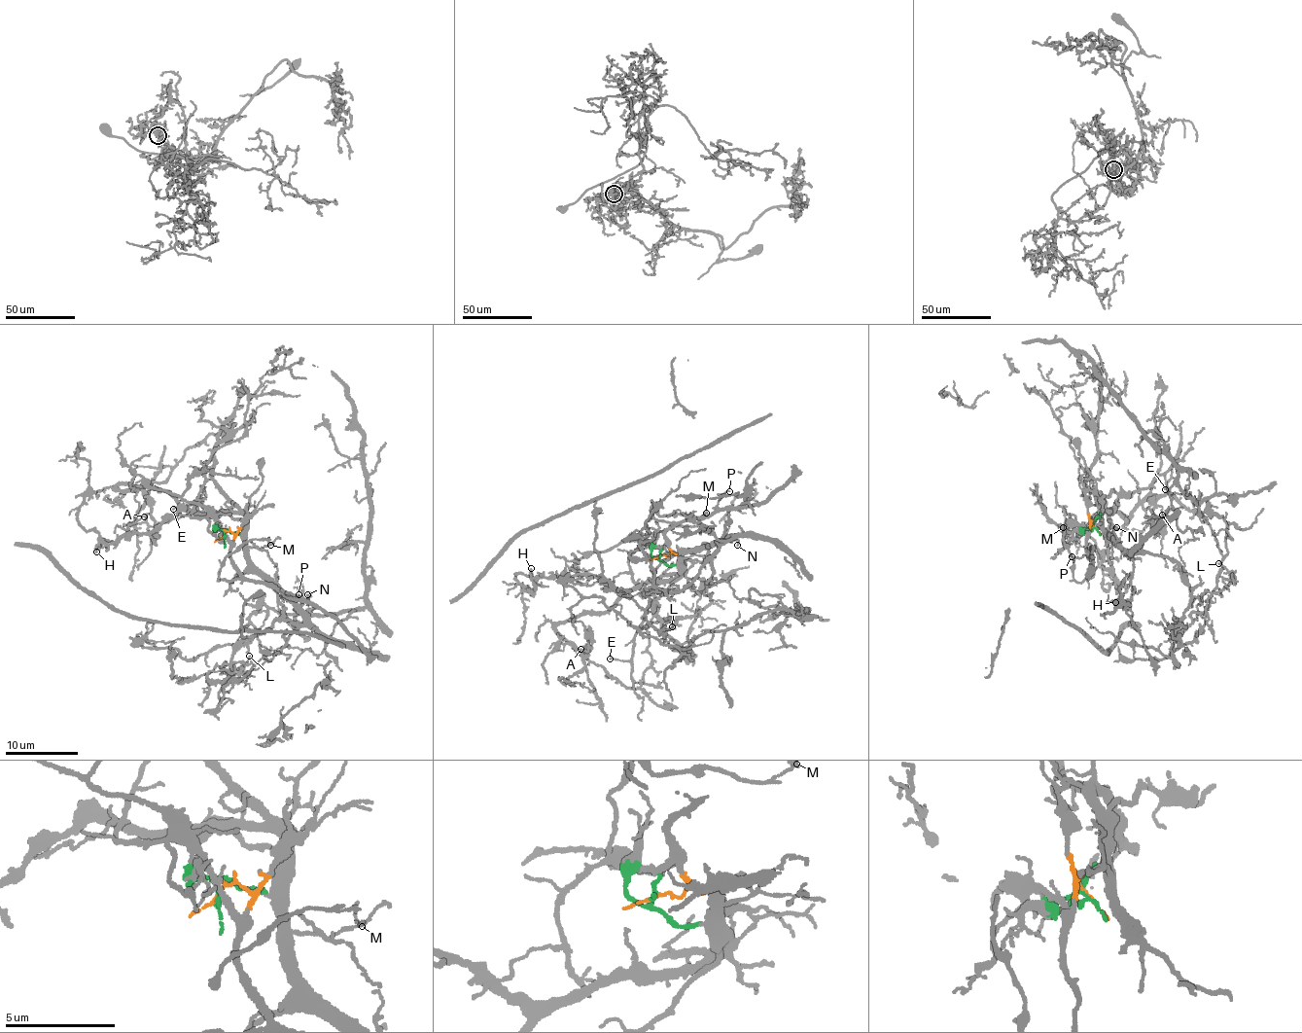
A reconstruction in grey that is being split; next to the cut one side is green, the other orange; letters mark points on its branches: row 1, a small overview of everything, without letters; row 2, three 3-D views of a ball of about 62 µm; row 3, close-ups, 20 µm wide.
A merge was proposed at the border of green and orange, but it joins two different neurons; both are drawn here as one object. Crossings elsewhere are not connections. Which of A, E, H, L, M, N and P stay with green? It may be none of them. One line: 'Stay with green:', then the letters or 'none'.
Stay with green: A, E, H, L, N

